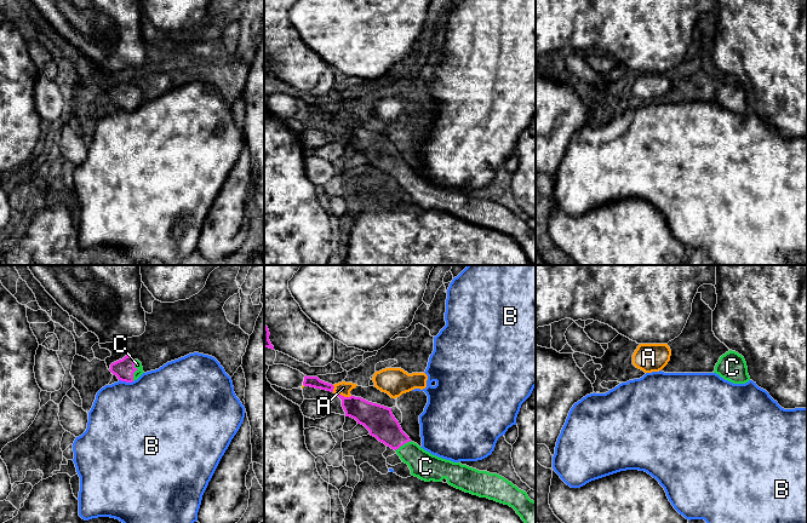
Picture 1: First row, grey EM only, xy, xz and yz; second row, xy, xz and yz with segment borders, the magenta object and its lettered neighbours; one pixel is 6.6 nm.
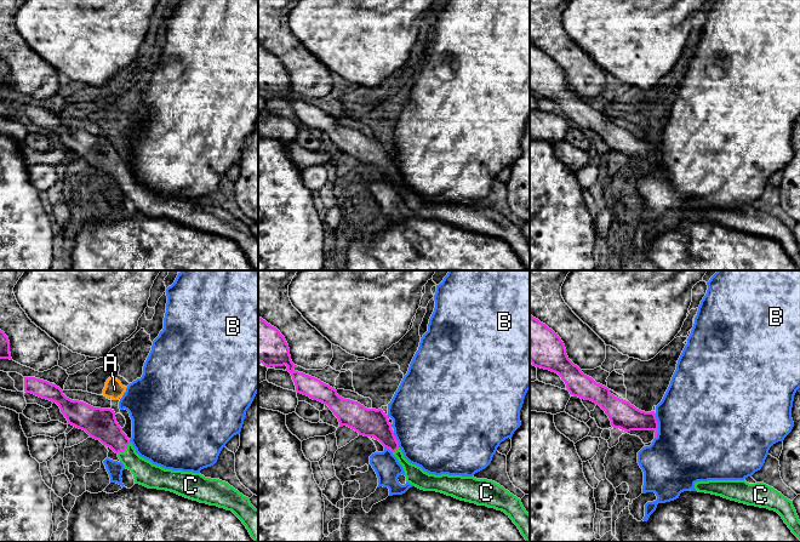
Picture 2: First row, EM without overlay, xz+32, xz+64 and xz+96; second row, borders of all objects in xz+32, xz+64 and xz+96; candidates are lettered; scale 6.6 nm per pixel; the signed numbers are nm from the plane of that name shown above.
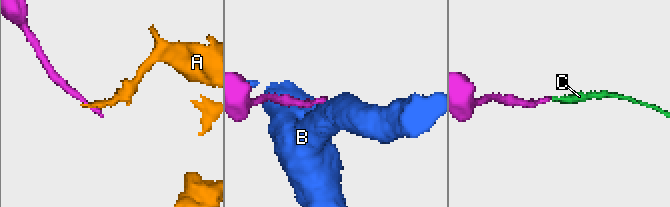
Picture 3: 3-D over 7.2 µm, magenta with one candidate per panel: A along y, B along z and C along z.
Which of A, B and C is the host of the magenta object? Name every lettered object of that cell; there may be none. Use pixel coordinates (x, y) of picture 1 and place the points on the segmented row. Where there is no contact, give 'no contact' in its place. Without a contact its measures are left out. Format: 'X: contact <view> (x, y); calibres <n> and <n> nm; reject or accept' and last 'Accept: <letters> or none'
A: contact xz (343, 396); calibres 180 and 90 nm; reject
B: contact xy (126, 381); calibres 140 and 500 nm; reject
C: contact xy (136, 369); calibres 140 and 50 nm; accept
Accept: C

